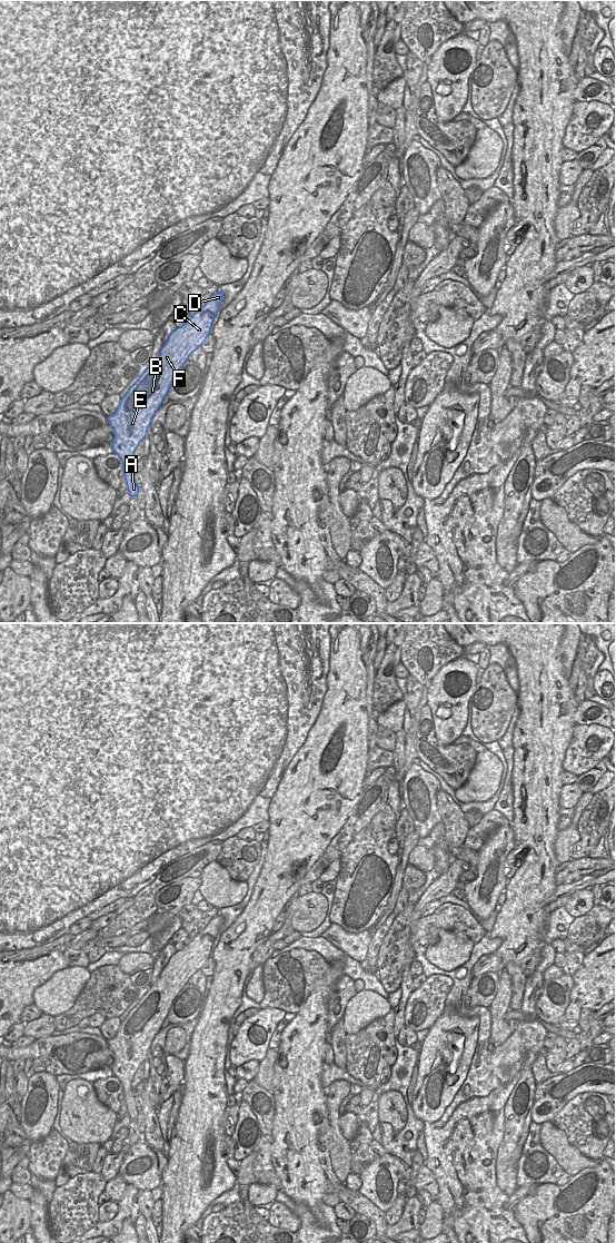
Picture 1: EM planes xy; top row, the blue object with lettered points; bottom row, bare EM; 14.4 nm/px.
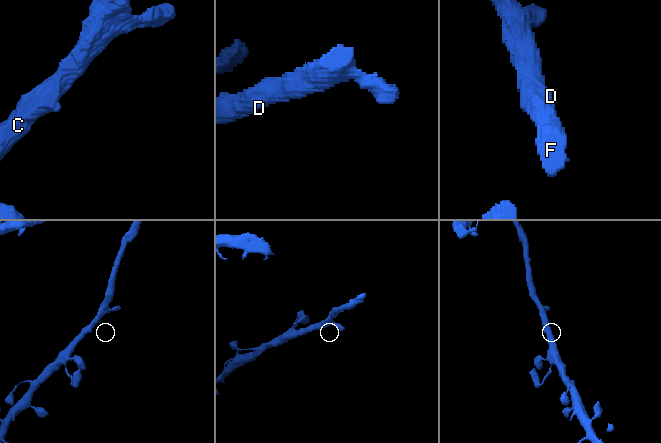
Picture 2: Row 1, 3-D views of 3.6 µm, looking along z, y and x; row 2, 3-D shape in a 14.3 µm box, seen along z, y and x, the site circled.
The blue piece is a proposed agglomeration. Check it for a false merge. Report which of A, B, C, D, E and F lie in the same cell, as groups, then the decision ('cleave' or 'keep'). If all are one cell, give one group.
A B C D E F | keep

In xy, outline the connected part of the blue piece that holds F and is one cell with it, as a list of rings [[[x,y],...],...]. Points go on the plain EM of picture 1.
[[[217,915],[202,931],[191,938],[187,947],[170,957],[158,980],[120,1024],[116,1036],[108,1040],[115,1054],[111,1071],[122,1084],[130,1119],[137,1119],[139,1111],[132,1095],[132,1077],[145,1062],[172,1002],[209,958],[211,946],[223,921],[223,917]]]

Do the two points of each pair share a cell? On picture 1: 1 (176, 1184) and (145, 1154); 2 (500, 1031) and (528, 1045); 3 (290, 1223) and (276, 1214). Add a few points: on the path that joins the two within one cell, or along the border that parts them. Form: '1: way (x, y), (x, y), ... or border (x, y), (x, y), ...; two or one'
1: border (168, 1158), (162, 1172), (161, 1182); two
2: border (492, 1018), (489, 1051); two
3: way (287, 1221), (279, 1215); one

